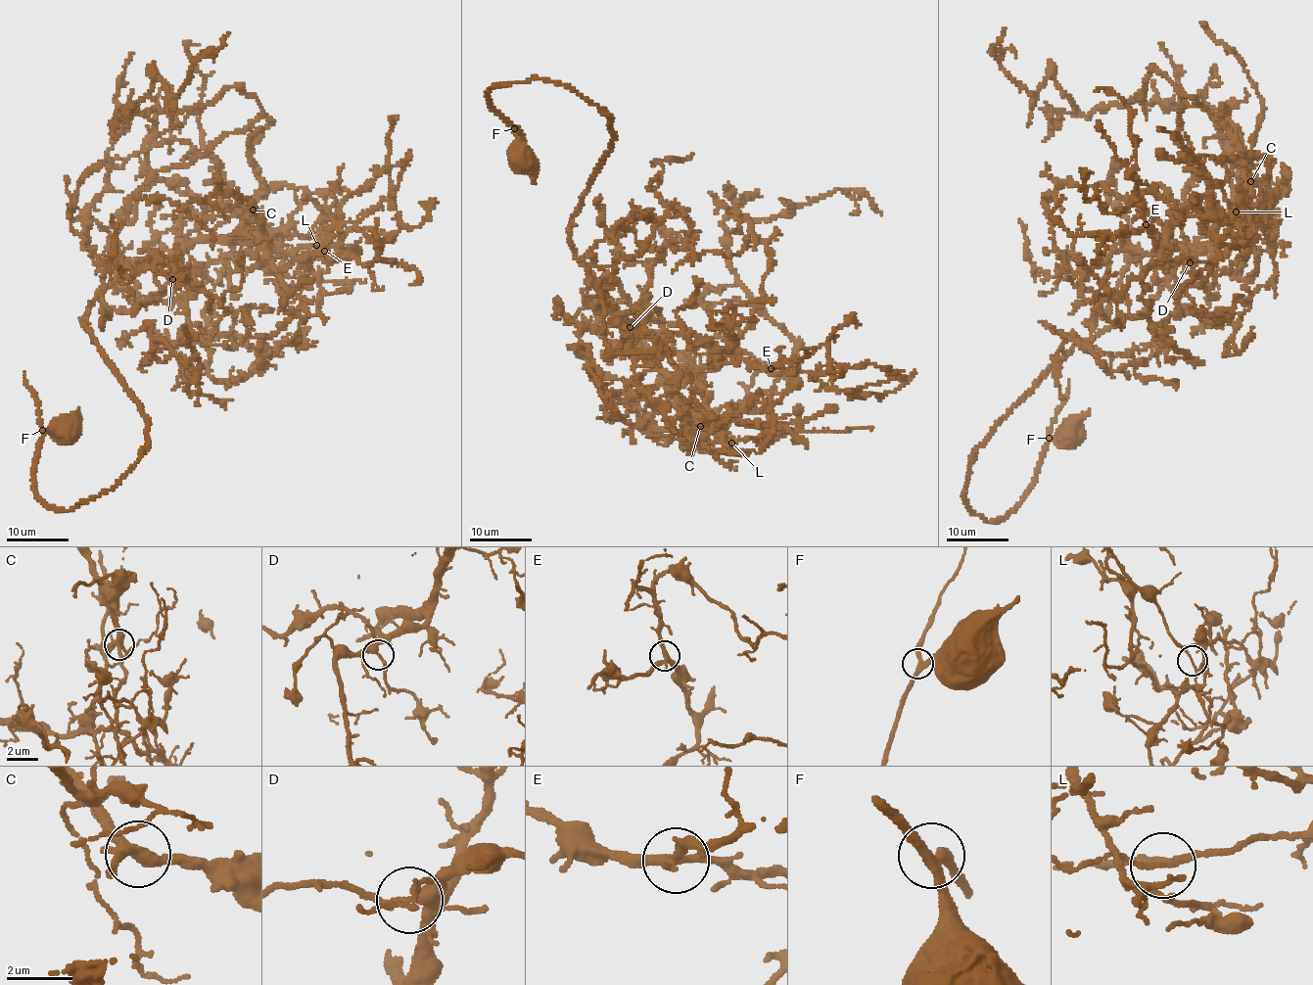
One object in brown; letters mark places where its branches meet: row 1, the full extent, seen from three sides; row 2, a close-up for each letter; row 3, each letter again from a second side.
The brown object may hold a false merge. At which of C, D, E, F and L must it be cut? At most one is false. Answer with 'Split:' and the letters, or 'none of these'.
Split: L

